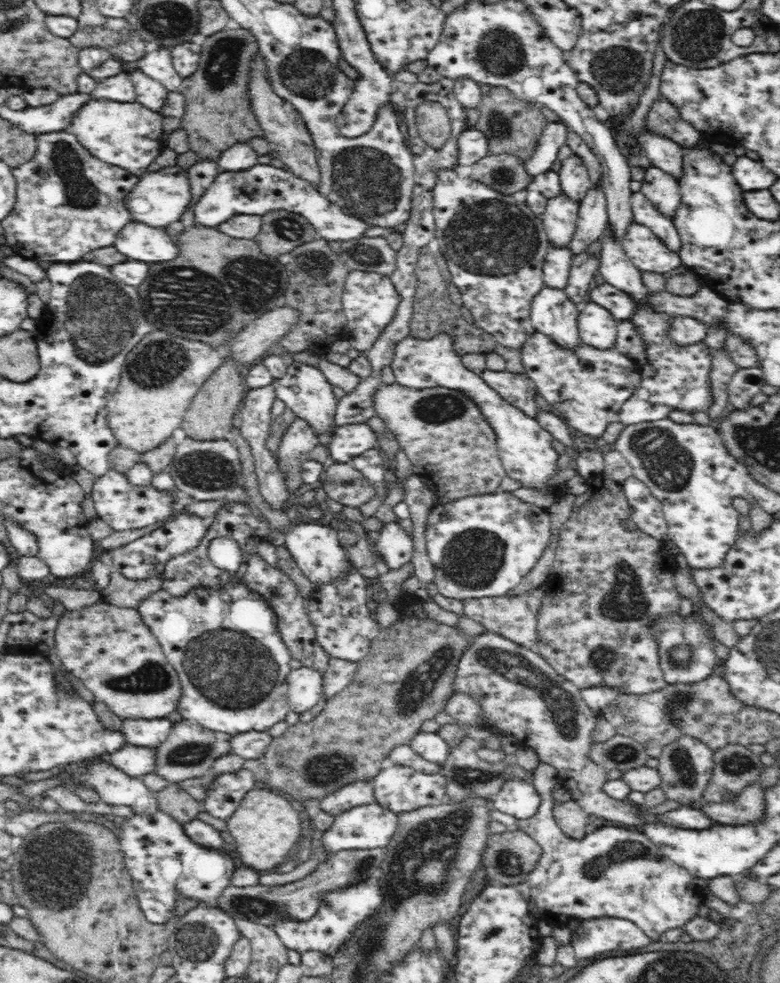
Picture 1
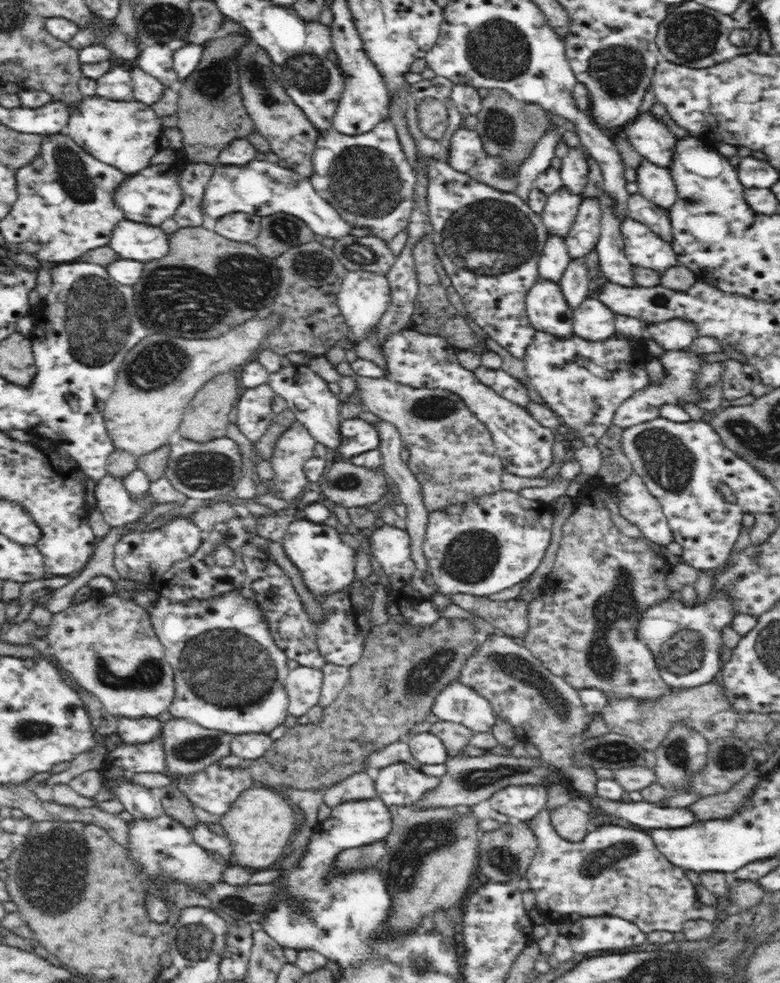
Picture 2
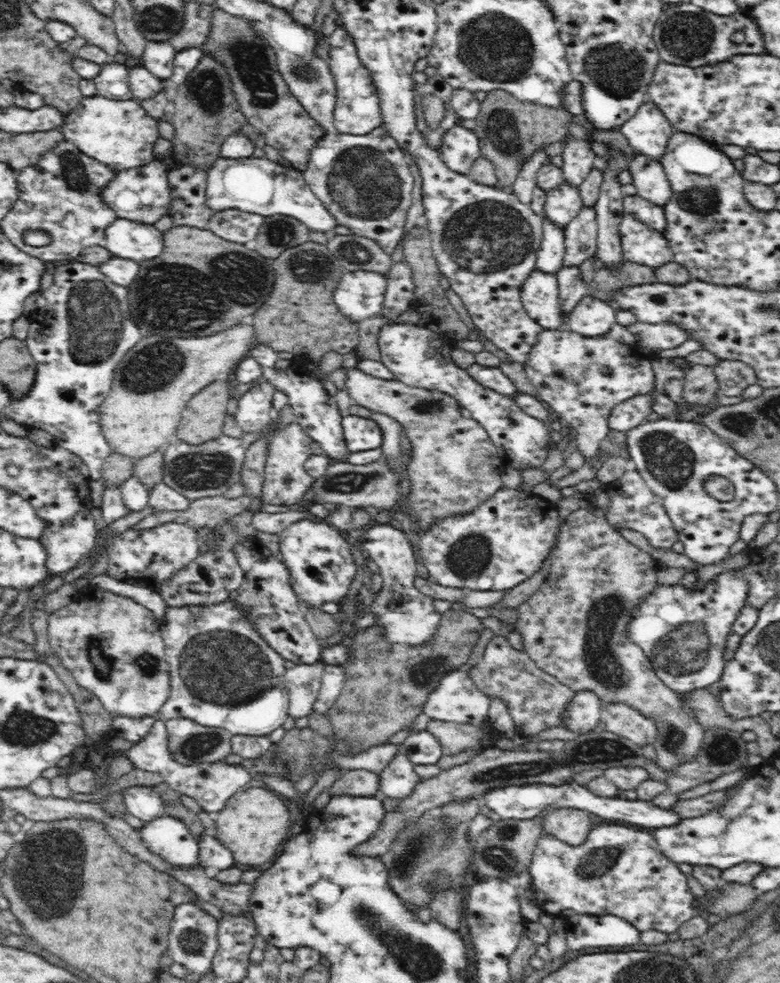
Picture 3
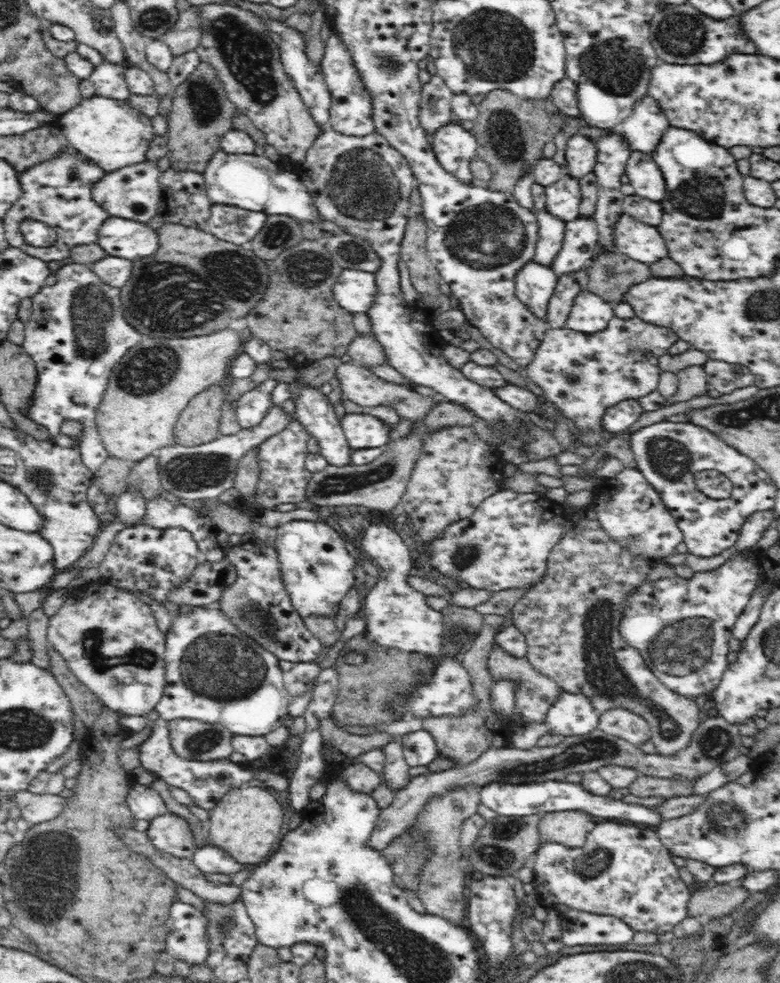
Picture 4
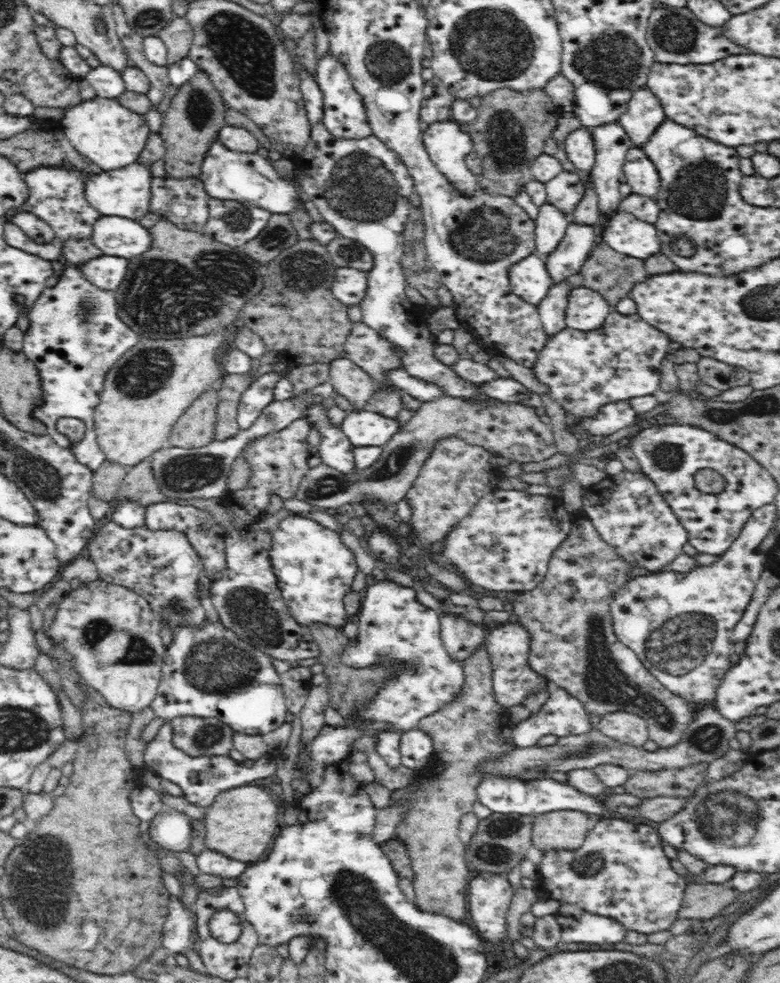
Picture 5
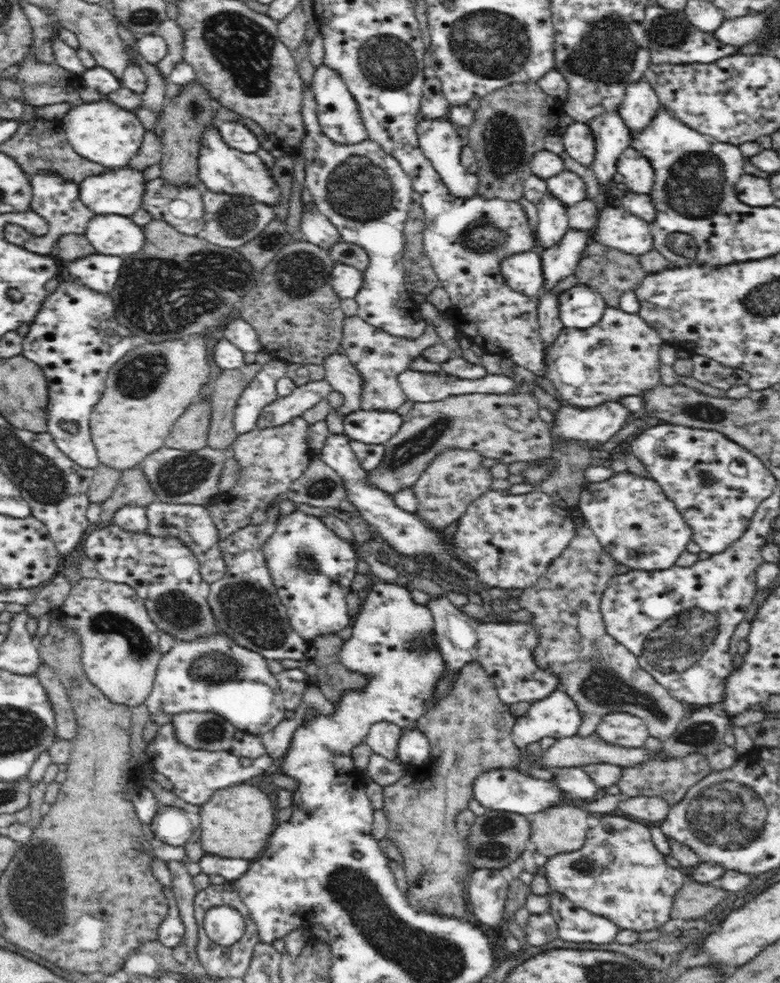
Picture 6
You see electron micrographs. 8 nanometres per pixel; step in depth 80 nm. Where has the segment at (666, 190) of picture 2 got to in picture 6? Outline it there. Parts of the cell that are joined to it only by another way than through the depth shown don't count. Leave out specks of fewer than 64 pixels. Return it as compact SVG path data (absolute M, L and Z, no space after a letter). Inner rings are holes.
M632 147L622 150L617 173L624 177L628 191L648 195L653 190L655 175L648 159Z

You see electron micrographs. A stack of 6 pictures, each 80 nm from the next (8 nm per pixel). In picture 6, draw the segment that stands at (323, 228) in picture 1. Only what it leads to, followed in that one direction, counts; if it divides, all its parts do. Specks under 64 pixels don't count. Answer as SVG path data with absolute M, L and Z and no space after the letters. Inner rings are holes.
M216 125L213 128L206 128L202 134L204 140L201 141L197 163L201 186L206 187L211 193L242 195L254 199L255 202L270 204L272 207L280 198L280 190L276 188L270 176L271 172L266 170L262 159L255 153L243 154L242 151L228 146Z

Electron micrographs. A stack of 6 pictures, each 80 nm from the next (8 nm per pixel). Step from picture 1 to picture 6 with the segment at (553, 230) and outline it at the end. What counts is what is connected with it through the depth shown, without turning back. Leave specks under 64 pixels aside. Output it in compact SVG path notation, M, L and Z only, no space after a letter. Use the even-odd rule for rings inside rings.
M564 170L546 180L548 191L566 208L586 199L586 186L578 174Z

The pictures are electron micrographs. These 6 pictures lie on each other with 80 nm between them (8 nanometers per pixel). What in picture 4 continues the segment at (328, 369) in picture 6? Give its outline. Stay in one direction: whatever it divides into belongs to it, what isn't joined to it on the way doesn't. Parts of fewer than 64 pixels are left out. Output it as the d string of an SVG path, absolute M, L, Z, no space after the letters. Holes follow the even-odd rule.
M342 362L336 366L334 372L339 386L342 390L342 396L348 400L352 400L358 404L358 406L380 406L388 405L391 409L394 409L400 417L408 418L412 420L413 425L419 424L426 416L428 412L437 405L440 400L446 400L446 398L438 397L428 391L418 391L416 389L410 389L402 383L393 383L378 378L370 369L362 367L354 362Z

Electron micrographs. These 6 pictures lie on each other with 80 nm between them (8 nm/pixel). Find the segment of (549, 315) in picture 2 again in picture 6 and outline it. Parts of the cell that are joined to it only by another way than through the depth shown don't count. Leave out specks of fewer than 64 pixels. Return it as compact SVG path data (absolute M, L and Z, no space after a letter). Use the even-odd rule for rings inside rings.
M526 250L506 257L500 265L502 277L510 289L536 298L545 292L540 253Z

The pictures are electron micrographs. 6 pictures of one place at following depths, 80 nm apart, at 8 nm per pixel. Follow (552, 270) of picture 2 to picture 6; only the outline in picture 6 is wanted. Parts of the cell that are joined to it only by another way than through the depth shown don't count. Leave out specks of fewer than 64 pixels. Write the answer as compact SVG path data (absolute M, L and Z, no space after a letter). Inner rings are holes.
M547 192L535 204L538 218L538 239L543 248L556 245L569 232L568 208Z

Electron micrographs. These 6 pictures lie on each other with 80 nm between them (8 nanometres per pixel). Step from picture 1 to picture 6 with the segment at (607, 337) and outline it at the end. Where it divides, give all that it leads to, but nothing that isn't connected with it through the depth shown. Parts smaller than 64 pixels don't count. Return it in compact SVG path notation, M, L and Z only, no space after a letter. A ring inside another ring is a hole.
M577 284L558 294L558 317L569 329L589 329L597 325L607 310L603 297L591 286Z

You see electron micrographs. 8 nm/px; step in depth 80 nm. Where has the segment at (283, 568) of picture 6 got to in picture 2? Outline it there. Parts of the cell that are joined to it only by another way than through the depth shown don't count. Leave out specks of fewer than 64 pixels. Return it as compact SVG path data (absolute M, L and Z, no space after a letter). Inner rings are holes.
M302 516L289 524L281 543L290 562L298 568L302 583L318 602L324 597L344 590L354 582L355 551L342 541L334 527L324 523L314 523Z

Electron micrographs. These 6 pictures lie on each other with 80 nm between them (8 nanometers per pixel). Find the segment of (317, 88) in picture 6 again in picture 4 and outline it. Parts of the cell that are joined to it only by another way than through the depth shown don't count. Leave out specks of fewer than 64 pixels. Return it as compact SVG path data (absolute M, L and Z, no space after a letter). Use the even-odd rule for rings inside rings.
M337 34L331 35L325 42L325 50L320 62L322 75L326 86L329 87L330 98L330 125L341 135L349 137L363 137L376 132L373 121L373 102L369 91L365 89L360 74L356 73L356 67L352 64L349 51L345 43Z

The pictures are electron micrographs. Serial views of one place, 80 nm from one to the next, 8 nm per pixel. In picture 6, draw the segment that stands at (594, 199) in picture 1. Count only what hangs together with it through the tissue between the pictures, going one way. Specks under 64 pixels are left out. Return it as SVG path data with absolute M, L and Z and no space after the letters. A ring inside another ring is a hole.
M569 230L556 245L540 252L545 292L554 288L566 276L574 275L578 261L584 256L590 241L591 233Z

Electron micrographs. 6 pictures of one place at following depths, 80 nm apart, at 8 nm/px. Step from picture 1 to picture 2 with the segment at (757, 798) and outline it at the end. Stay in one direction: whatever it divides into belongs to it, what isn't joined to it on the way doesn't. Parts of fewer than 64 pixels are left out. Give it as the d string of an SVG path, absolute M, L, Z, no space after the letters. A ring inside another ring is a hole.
M758 768L750 769L746 776L738 780L736 784L732 784L732 788L728 788L726 792L714 792L714 794L702 796L692 802L688 809L692 811L697 820L730 817L730 814L742 808L746 796L752 792L758 780L760 780Z

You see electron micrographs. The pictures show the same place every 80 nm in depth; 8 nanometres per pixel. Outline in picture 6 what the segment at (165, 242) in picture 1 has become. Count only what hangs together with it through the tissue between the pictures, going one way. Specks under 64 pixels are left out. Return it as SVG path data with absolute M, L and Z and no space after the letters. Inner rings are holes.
M119 214L95 215L86 228L86 239L100 254L132 256L145 245L142 228Z

